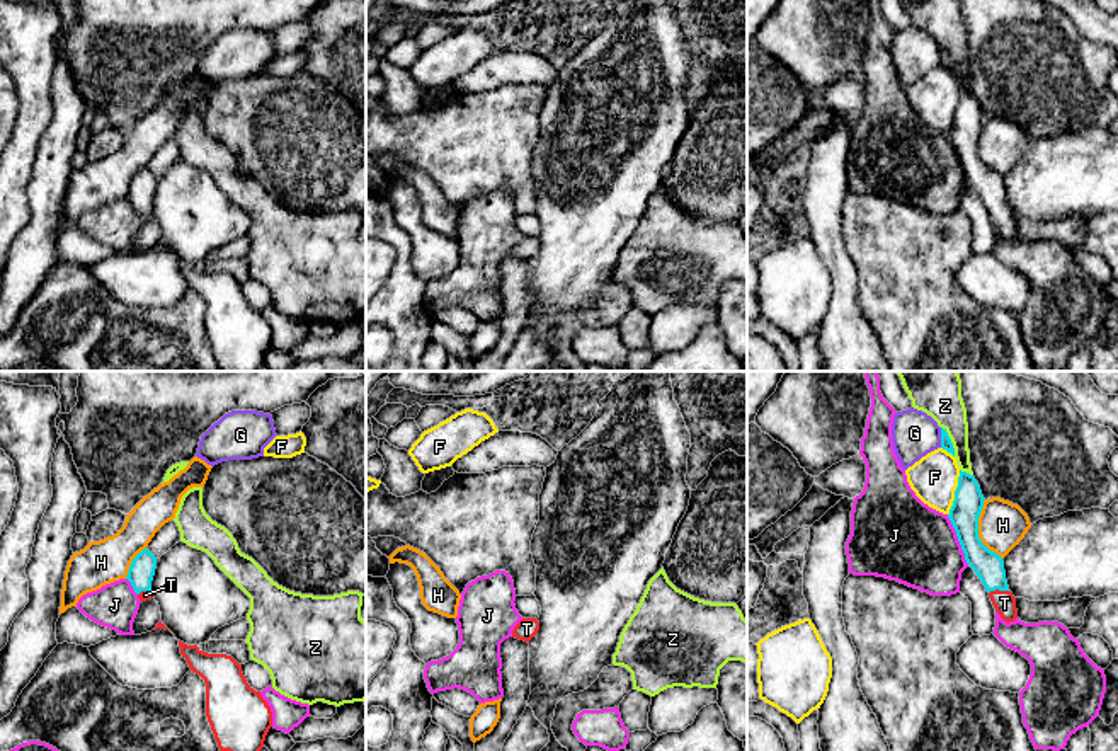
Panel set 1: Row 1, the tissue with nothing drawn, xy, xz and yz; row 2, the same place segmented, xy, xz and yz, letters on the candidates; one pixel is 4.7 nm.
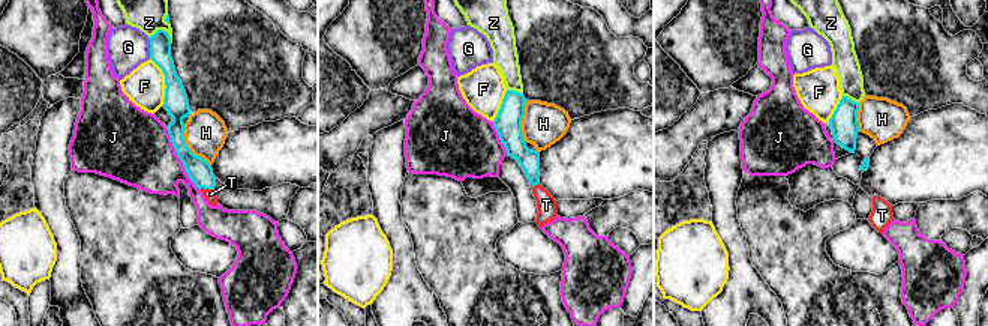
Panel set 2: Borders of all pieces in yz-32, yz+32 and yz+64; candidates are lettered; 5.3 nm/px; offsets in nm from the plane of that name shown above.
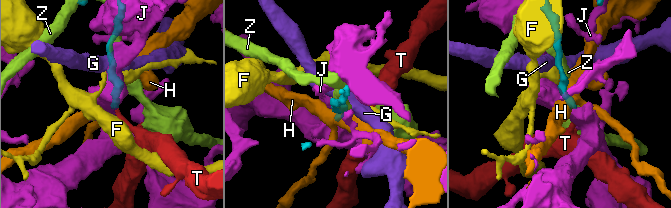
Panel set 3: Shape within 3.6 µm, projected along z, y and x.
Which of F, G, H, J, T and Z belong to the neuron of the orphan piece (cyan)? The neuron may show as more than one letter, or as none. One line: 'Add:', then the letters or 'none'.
Add: T

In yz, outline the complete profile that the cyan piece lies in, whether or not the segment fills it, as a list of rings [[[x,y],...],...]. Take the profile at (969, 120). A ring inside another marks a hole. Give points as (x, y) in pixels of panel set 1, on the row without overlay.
[[[960,89],[958,106],[948,136],[956,150],[967,182],[985,204],[995,230],[1009,242],[1018,237],[1018,228],[1016,216],[1006,199],[1004,179],[978,157],[978,135],[984,119],[975,95]]]

